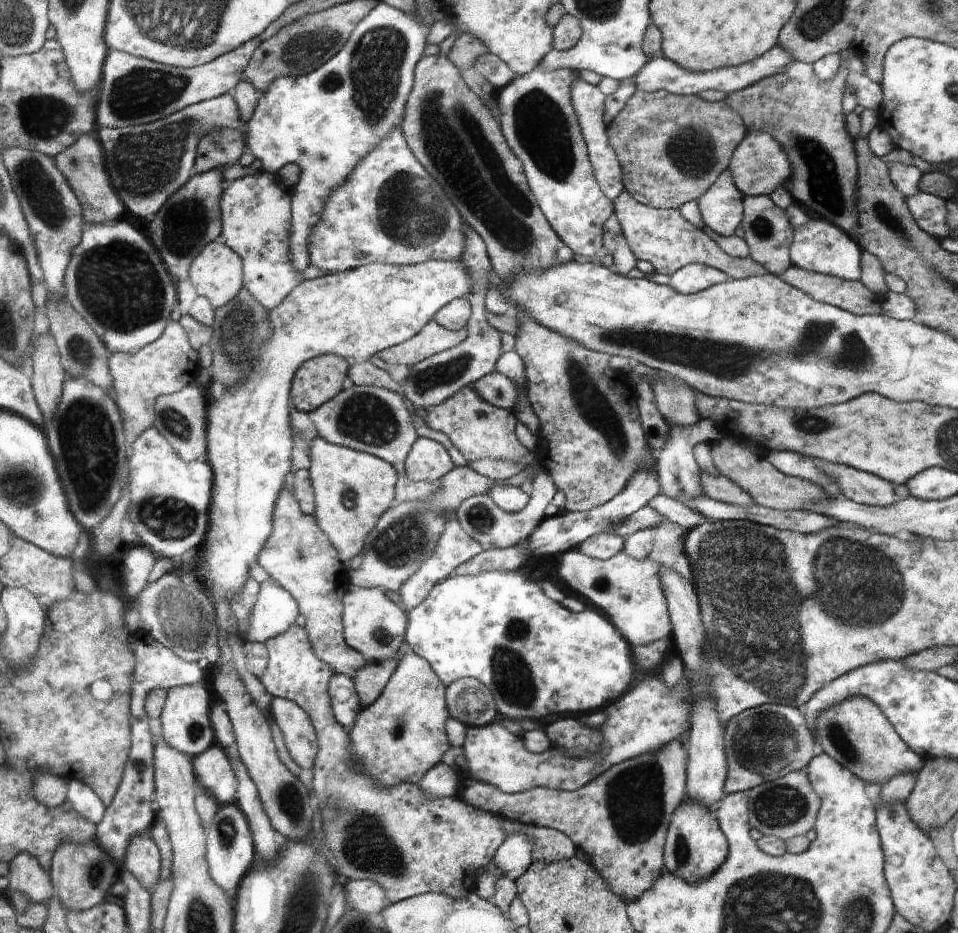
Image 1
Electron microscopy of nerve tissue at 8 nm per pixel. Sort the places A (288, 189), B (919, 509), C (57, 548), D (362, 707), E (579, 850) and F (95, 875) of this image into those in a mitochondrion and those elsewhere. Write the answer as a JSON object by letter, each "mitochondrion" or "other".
{"A":"other","B":"other","C":"other","D":"other","E":"other","F":"mitochondrion"}

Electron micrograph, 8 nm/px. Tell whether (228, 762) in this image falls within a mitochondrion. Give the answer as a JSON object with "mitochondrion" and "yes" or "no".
{"mitochondrion":"no"}

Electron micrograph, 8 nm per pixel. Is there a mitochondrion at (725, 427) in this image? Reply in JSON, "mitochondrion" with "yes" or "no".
{"mitochondrion":"no"}

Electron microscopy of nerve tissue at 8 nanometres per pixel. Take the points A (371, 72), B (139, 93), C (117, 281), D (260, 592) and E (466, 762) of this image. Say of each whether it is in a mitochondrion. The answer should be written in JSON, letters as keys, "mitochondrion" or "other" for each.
{"A":"mitochondrion","B":"mitochondrion","C":"mitochondrion","D":"other","E":"other"}

